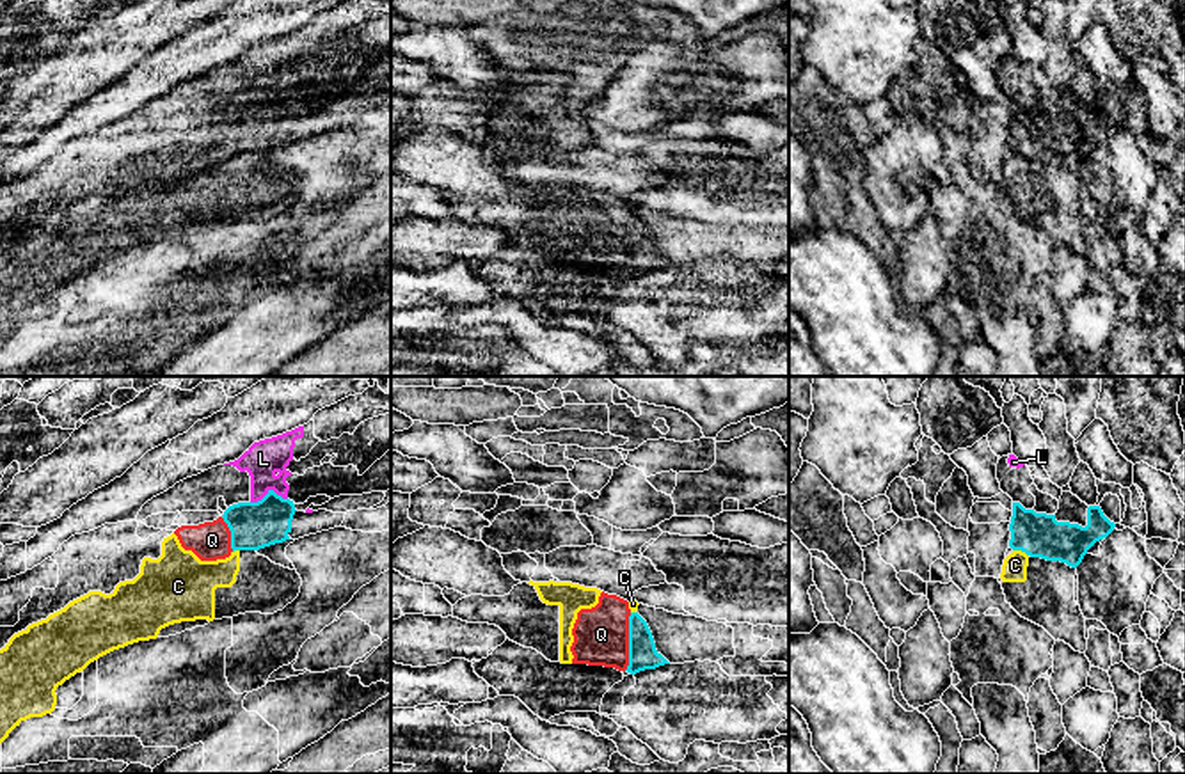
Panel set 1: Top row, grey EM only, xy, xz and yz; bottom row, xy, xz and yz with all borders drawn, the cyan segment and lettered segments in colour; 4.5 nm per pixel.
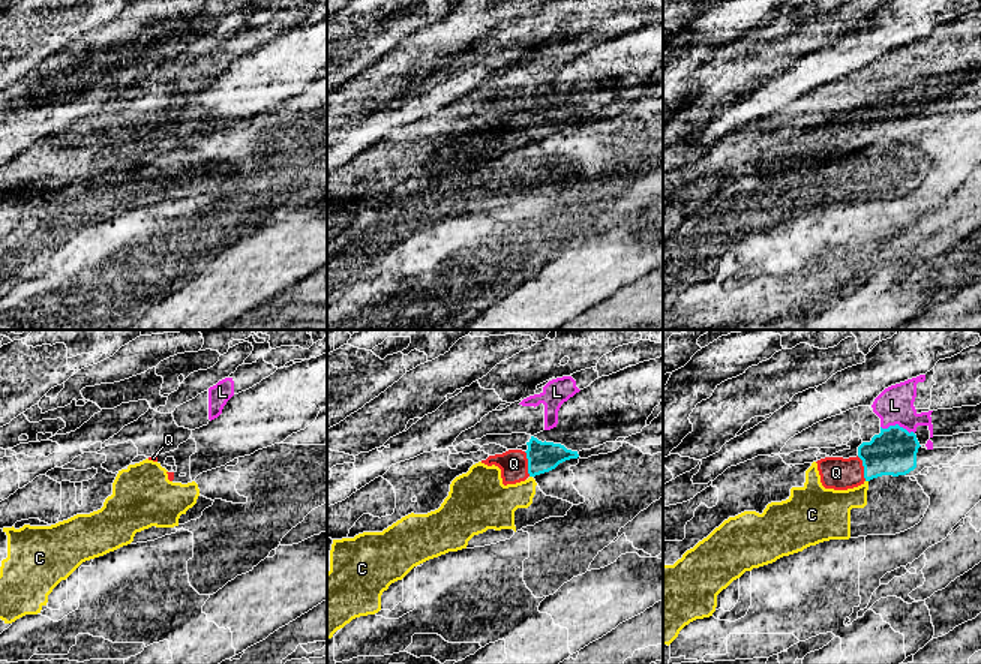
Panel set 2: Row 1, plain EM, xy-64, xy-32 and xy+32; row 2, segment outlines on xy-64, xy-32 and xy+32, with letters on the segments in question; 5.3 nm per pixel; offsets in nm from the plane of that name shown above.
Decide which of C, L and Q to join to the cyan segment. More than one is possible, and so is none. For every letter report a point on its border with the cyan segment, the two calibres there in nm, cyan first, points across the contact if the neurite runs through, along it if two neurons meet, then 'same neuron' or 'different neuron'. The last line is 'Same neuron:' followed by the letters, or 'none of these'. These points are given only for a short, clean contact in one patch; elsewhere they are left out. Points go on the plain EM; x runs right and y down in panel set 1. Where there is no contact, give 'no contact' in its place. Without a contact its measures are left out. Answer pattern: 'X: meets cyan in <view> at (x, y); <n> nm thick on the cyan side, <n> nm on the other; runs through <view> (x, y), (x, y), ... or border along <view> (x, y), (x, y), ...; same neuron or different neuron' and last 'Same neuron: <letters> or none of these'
C: meets cyan in yz at (1020, 151); 200 nm thick on the cyan side, 110 nm on the other; border along yz (1013, 151), (1020, 151), (1027, 158); different neuron
L: meets cyan in xy at (269, 93); 220 nm thick on the cyan side, 160 nm on the other; runs through xy (253, 128), (269, 112), (269, 93), (263, 86), (263, 61); same neuron
Q: meets cyan in xz at (629, 244); 130 nm thick on the cyan side, 260 nm on the other; runs through xz (644, 258), (629, 244), (601, 236); same neuron
Same neuron: L, Q

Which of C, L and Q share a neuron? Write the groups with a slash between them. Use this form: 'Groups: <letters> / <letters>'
Groups: C / L Q

